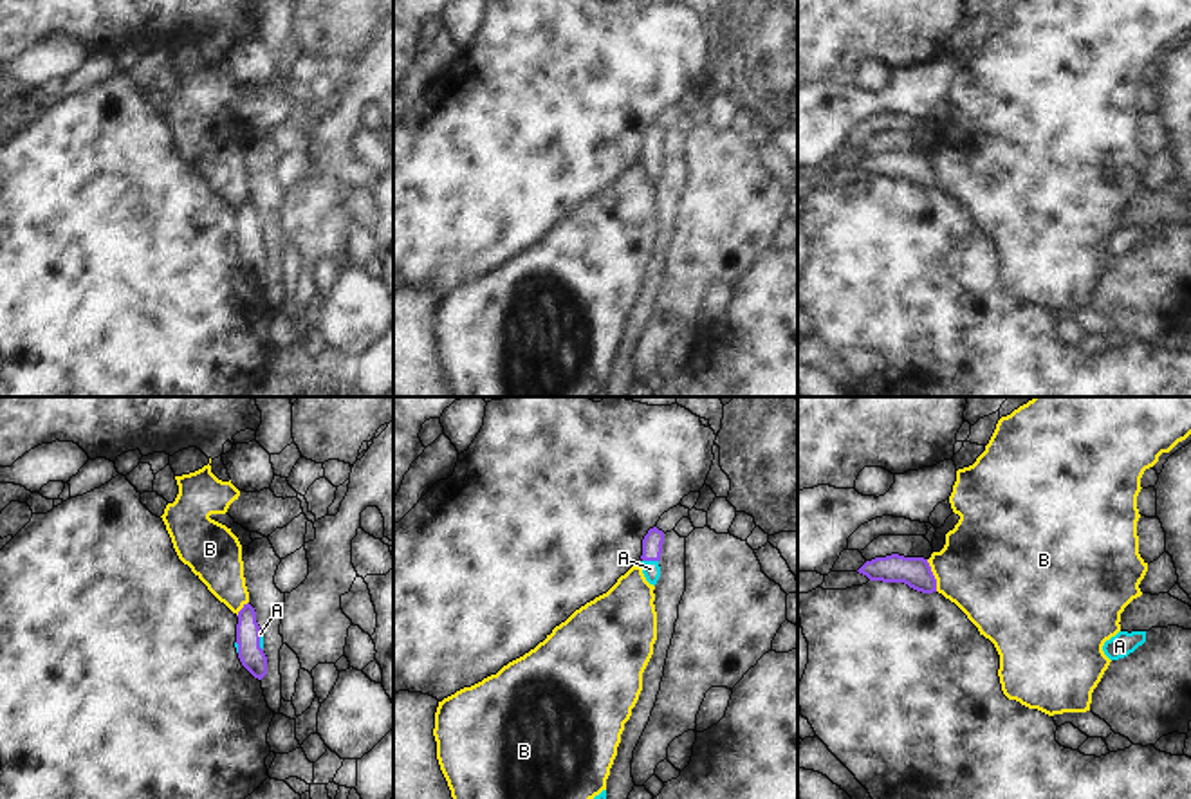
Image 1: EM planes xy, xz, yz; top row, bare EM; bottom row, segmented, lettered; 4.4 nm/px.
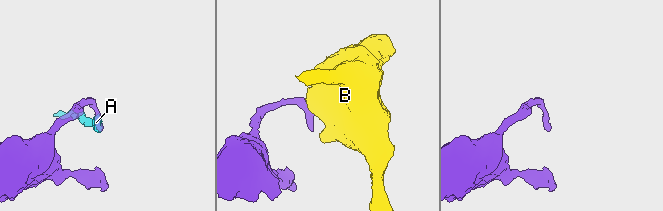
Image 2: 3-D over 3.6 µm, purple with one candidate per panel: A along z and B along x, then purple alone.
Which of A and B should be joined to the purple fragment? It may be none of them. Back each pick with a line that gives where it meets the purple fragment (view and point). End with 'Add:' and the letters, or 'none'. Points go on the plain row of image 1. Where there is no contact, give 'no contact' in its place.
A: xz (650, 156)
Add: A

